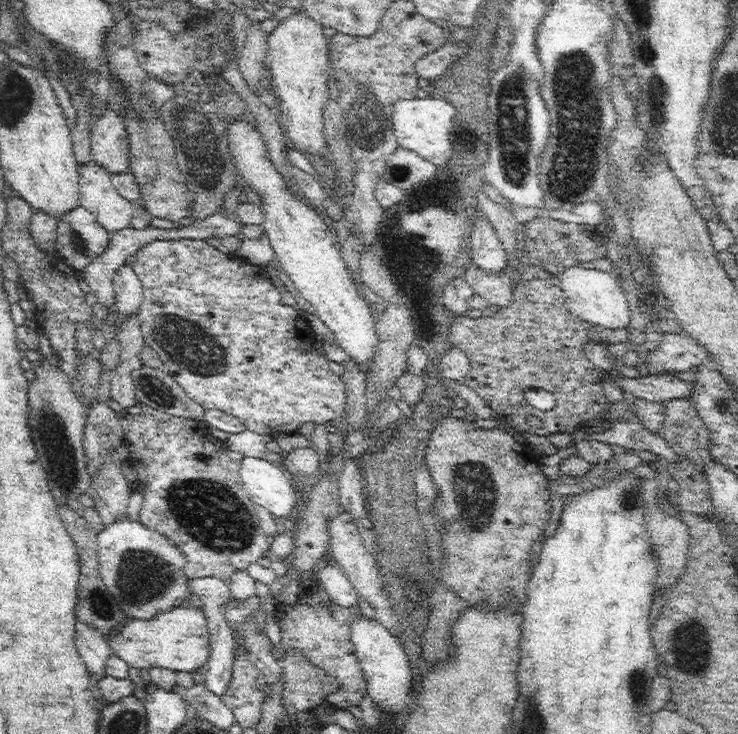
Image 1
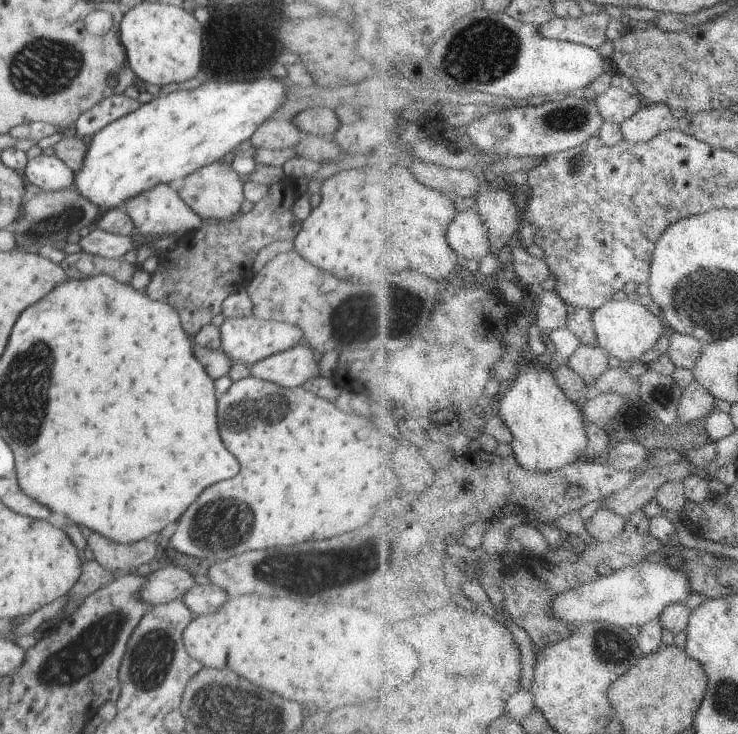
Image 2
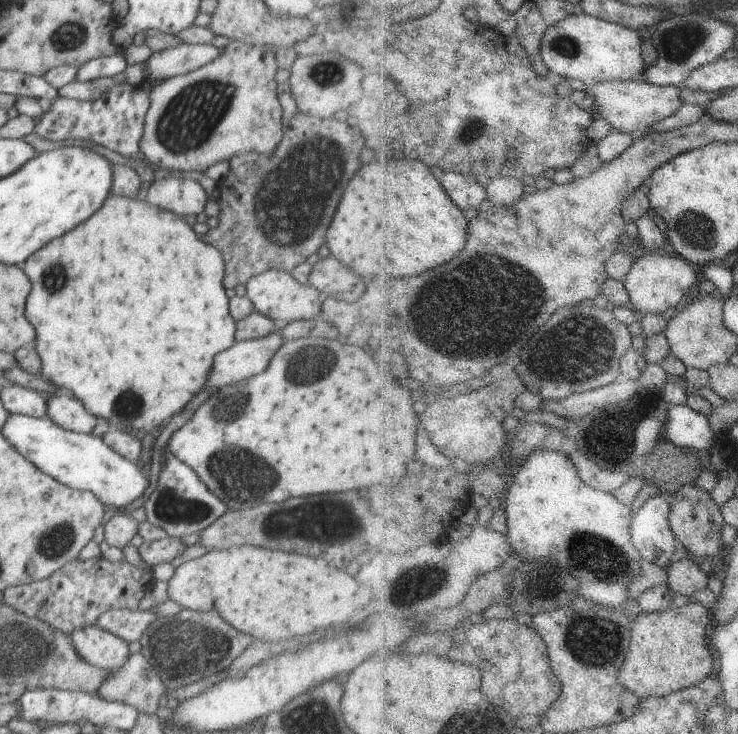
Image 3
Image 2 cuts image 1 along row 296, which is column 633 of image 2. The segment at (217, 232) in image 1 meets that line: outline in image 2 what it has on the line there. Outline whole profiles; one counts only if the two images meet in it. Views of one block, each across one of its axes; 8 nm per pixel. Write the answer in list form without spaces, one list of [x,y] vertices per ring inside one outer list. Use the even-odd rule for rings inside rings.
[[[611,86],[607,92],[598,96],[595,101],[608,123],[623,125],[642,109],[642,102],[638,97],[639,95],[634,96],[624,88]]]

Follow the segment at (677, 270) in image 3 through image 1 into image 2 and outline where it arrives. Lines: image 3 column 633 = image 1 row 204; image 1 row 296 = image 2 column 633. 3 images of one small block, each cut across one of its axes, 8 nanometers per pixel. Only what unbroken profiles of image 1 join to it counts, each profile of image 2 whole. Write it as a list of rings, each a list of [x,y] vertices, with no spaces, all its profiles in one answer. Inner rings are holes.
[[[612,299],[605,307],[593,314],[593,323],[600,346],[604,347],[626,366],[642,362],[646,355],[657,346],[658,341],[670,331],[662,317],[656,317],[640,302]]]

